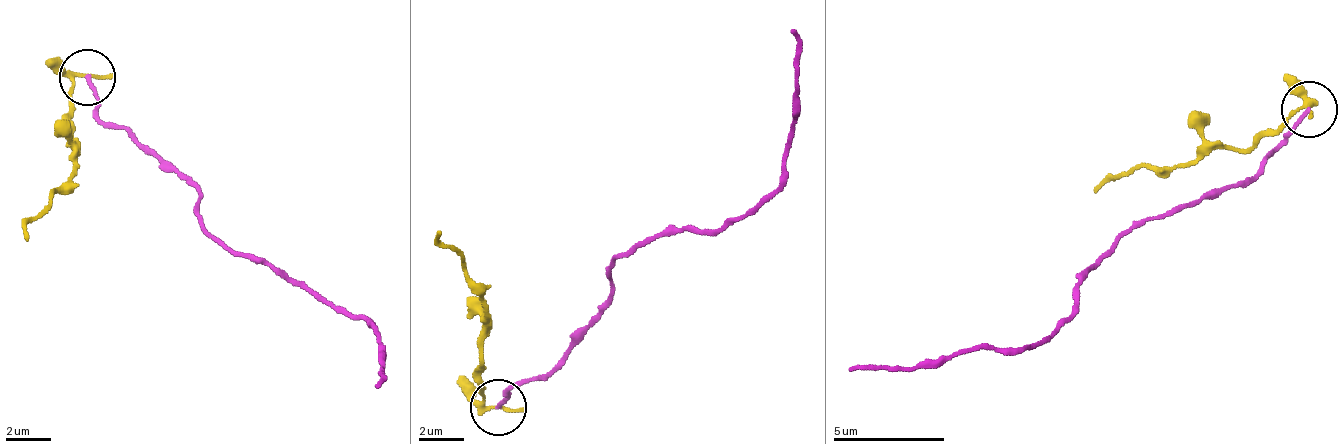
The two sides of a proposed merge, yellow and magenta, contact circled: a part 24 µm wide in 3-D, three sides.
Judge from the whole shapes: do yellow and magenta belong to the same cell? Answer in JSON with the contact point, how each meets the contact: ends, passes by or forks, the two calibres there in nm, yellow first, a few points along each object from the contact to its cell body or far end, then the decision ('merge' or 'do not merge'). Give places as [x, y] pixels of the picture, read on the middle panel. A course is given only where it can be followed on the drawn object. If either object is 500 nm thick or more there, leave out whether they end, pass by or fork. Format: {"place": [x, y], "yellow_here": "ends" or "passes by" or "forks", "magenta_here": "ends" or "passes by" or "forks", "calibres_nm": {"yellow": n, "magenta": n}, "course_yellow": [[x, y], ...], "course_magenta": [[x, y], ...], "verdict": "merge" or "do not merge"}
{"place": [498, 407], "yellow_here": "passes by", "magenta_here": "ends", "calibres_nm": {"yellow": 190, "magenta": 160}, "course_yellow": [[499, 408], [482, 404], [481, 325], [487, 298], [464, 258], [436, 240], [441, 231]], "course_magenta": [[499, 408], [609, 298], [631, 250], [748, 217], [781, 185], [798, 89], [792, 32]], "verdict": "do not merge"}

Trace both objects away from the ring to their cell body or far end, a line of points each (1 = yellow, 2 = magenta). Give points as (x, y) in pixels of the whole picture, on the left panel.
1: (89, 75), (72, 82), (70, 147), (75, 173), (23, 232), (28, 240)
2: (89, 75), (94, 108), (198, 192), (197, 198), (219, 242), (335, 306), (368, 316), (383, 363), (376, 387)

